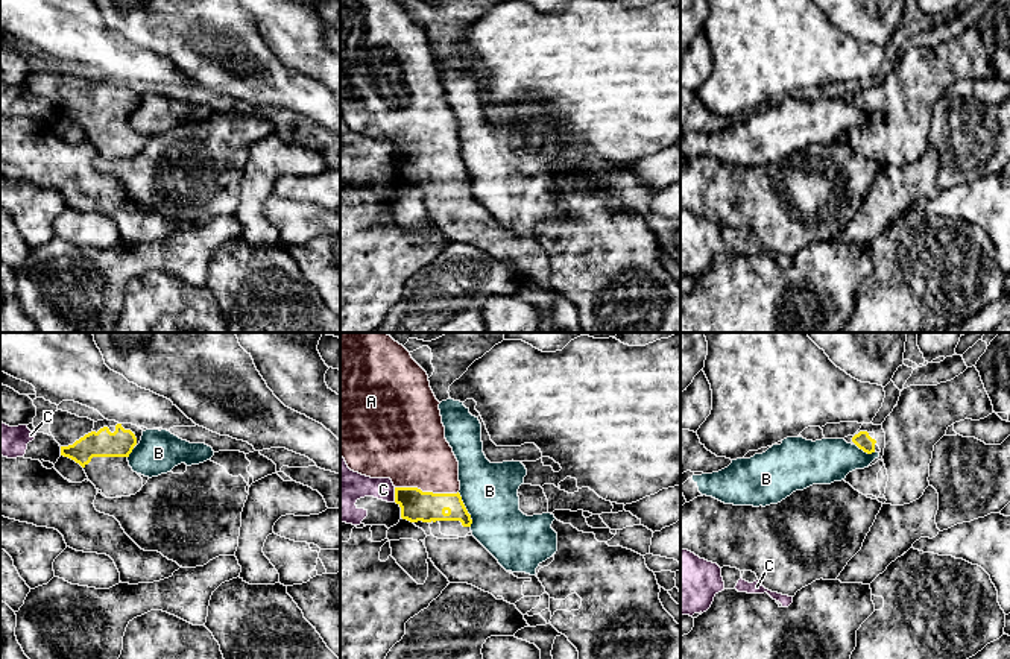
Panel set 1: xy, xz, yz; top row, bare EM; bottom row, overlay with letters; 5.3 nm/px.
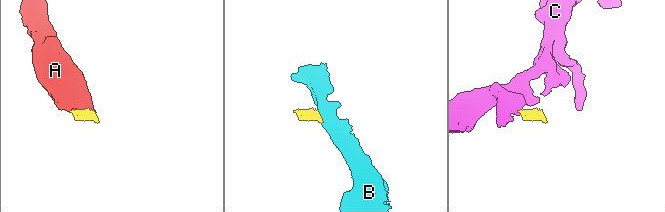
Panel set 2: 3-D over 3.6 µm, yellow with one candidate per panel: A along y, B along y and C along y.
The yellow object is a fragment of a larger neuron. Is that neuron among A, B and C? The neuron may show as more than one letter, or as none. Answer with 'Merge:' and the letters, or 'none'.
Merge: A

